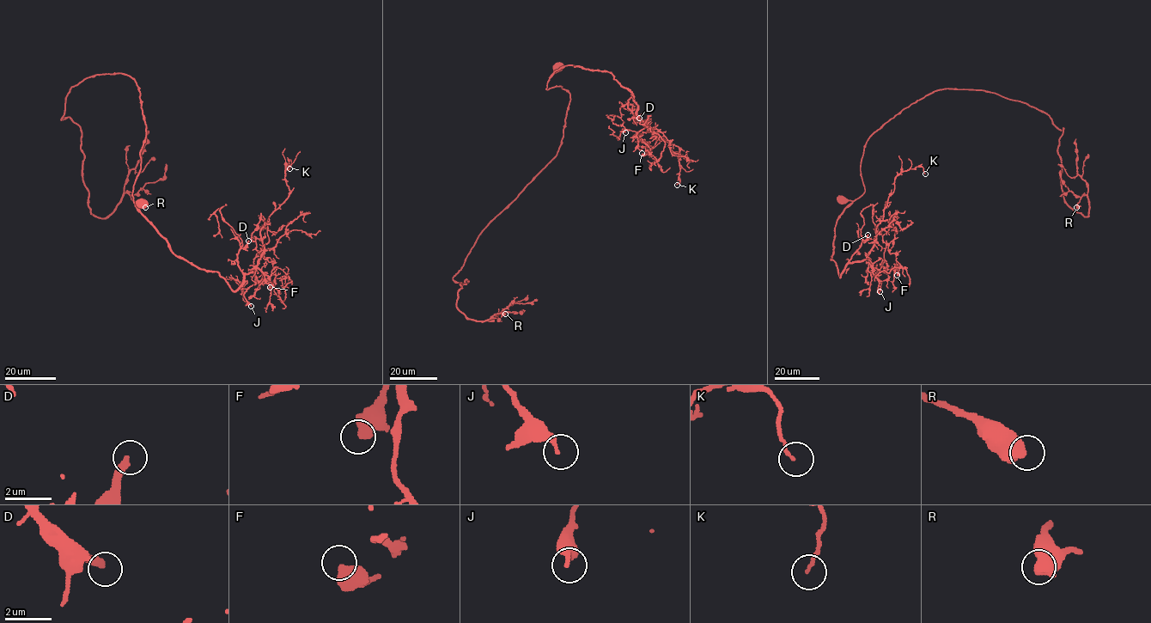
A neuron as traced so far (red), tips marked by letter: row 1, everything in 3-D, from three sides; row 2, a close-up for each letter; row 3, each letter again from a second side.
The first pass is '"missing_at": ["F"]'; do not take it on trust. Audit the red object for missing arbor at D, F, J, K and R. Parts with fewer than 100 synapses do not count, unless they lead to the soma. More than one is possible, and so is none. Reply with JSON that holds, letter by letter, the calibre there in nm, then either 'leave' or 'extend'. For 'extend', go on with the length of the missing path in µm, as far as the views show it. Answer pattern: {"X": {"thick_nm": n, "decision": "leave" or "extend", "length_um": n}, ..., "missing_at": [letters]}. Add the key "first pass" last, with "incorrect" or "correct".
{"D": {"thick_nm": 300, "decision": "leave"}, "F": {"thick_nm": 600, "decision": "leave"}, "J": {"thick_nm": 240, "decision": "leave"}, "K": {"thick_nm": 100, "decision": "leave"}, "R": {"thick_nm": 600, "decision": "leave"}, "missing_at": [], "first pass": "incorrect"}

